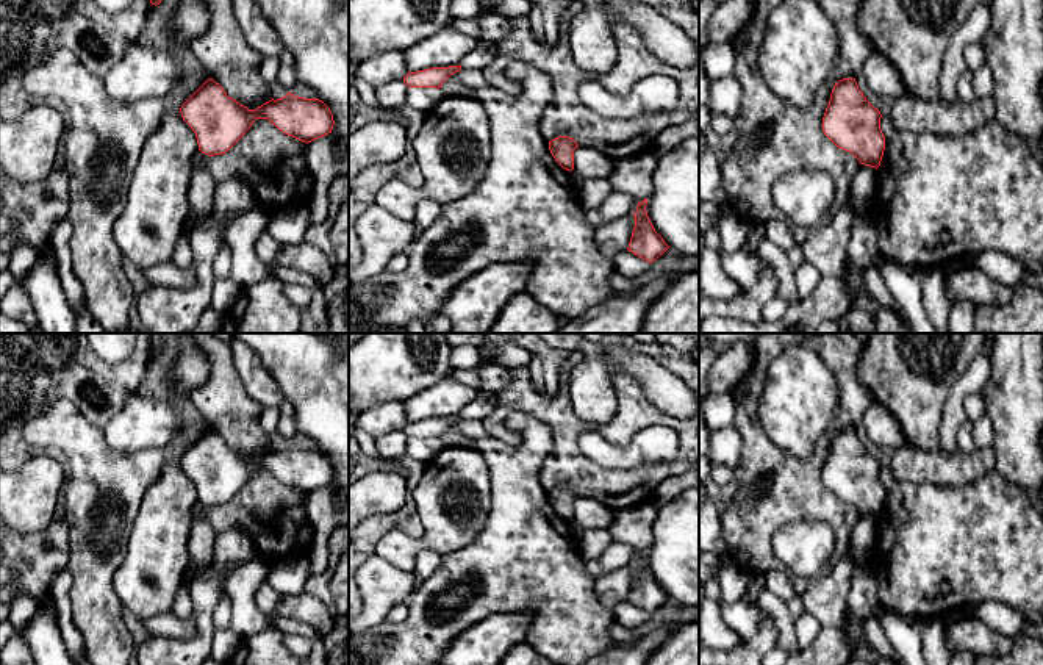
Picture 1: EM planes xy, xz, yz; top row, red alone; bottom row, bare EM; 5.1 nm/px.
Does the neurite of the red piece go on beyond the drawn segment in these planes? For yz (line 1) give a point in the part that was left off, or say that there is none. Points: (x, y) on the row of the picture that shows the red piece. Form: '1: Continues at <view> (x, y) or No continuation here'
1: No continuation here

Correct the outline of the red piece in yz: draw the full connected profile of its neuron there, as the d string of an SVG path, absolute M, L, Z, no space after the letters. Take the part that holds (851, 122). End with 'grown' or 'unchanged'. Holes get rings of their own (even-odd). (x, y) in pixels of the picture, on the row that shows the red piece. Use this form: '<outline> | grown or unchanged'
M843 78L832 89L821 127L838 149L852 153L860 164L877 169L885 150L880 117L855 78Z | unchanged

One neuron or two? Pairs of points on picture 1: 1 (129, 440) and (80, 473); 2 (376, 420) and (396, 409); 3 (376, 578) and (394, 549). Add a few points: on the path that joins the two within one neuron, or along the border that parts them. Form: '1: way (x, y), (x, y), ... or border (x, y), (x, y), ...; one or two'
1: border (102, 429), (105, 442), (118, 452), (152, 449); two
2: way (380, 420), (391, 413); one
3: border (376, 553), (388, 562), (413, 571); two

